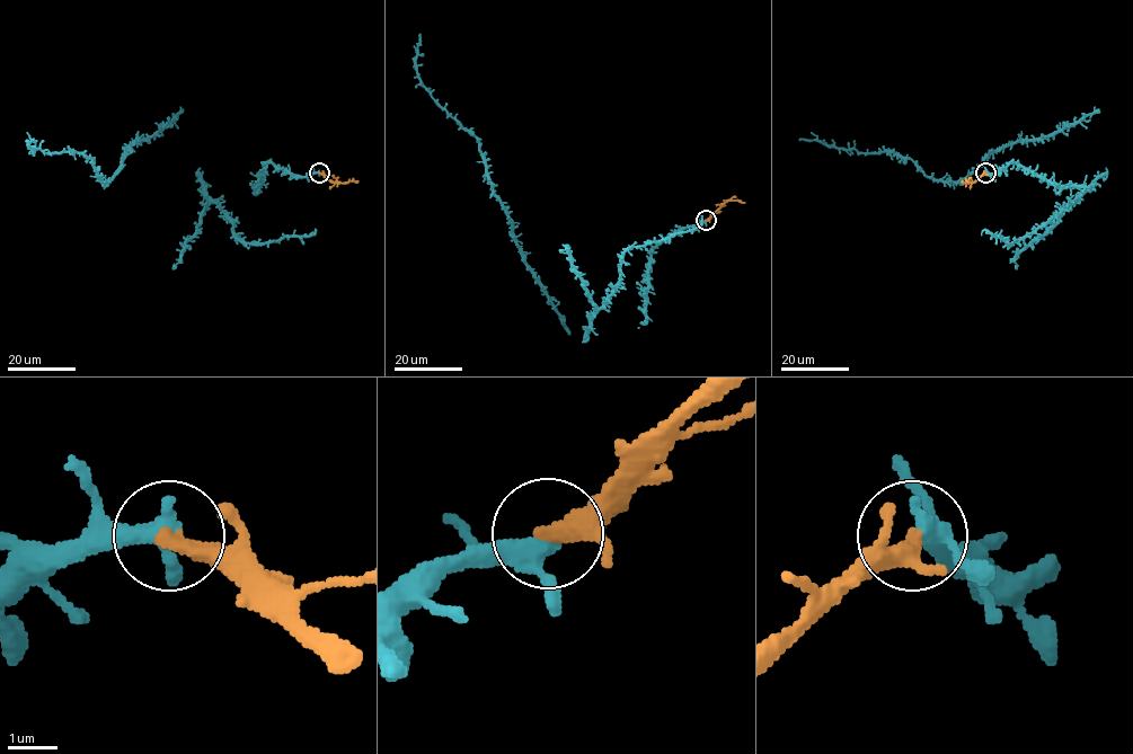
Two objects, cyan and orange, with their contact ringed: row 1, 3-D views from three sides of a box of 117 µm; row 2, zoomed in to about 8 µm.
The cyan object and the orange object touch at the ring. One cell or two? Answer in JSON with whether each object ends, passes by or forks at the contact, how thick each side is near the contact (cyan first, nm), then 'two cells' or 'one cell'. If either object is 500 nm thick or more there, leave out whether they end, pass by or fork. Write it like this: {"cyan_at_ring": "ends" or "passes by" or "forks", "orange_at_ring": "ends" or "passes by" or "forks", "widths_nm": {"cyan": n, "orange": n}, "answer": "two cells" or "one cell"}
{"cyan_at_ring": "passes by", "orange_at_ring": "ends", "widths_nm": {"cyan": 360, "orange": 400}, "answer": "one cell"}

